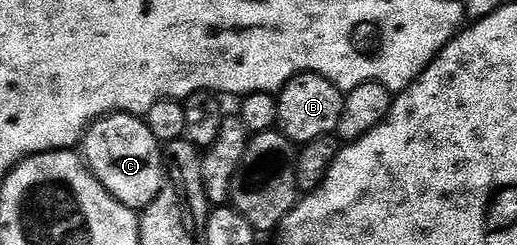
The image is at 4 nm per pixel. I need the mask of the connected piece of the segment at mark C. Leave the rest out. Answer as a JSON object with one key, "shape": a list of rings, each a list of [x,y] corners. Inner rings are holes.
{"shape":[[[113,113],[97,119],[82,140],[84,162],[102,185],[122,205],[133,209],[149,207],[166,186],[166,151],[138,115]]]}

